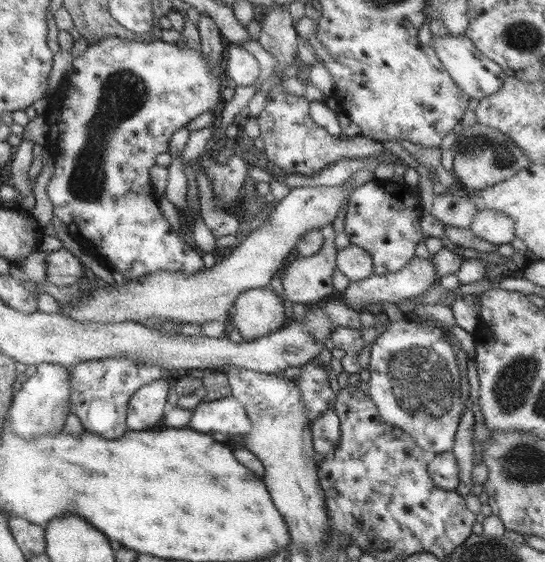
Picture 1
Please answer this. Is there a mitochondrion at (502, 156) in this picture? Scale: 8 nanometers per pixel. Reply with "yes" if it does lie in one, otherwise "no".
yes

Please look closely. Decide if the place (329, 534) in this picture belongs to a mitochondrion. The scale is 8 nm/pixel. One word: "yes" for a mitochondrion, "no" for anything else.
no

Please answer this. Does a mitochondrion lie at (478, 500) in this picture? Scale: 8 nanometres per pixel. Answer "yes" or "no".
no

